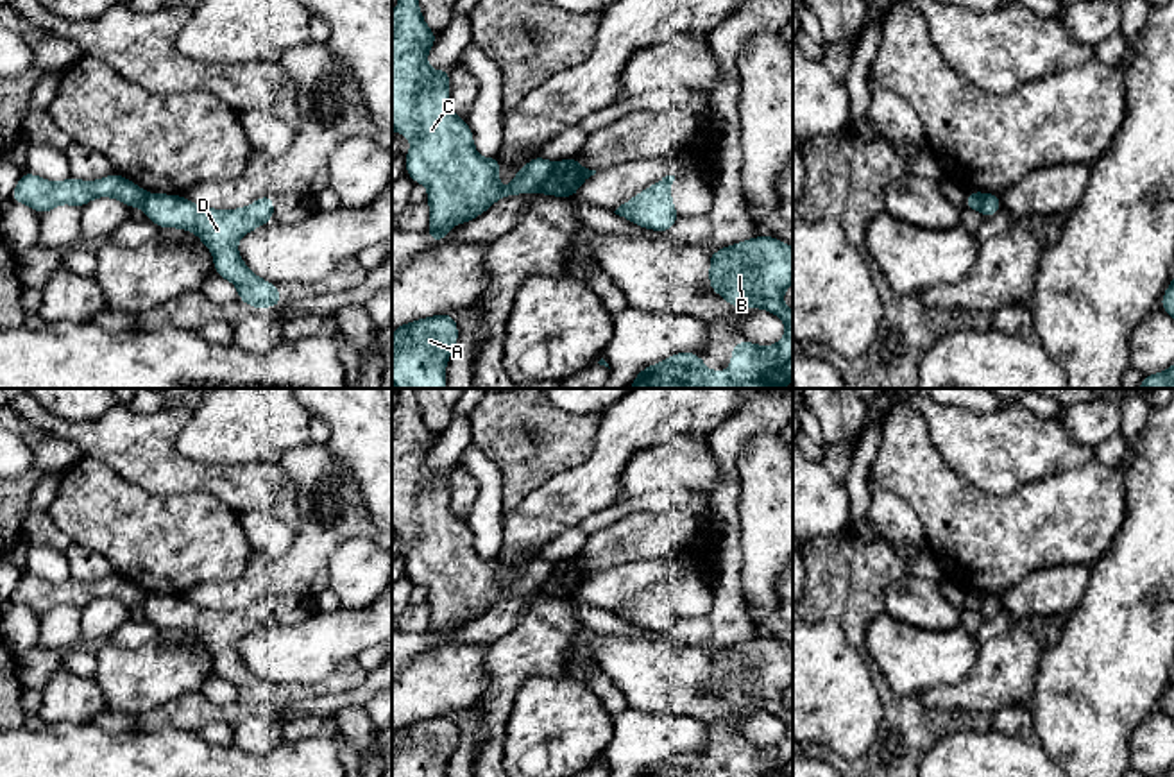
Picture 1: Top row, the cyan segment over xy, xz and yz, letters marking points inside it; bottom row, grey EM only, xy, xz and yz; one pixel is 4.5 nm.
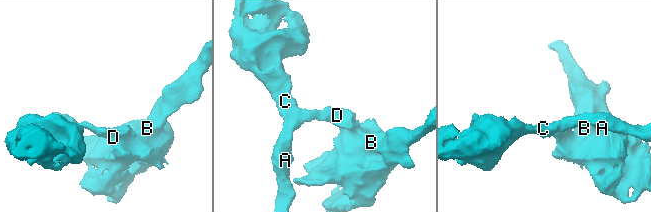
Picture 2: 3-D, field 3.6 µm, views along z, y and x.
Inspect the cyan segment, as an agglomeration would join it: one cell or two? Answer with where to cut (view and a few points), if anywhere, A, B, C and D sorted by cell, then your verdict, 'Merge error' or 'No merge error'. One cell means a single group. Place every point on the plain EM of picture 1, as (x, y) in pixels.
Split along xz (555, 564), (537, 593). Groups: A C / B D. Merge error

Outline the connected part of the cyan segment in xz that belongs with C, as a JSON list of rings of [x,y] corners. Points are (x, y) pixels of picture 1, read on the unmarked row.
[[[397,388],[397,396],[399,406],[392,414],[392,532],[413,542],[404,557],[406,576],[428,587],[426,634],[437,646],[455,625],[467,625],[499,600],[539,594],[555,564],[535,557],[506,589],[498,587],[501,562],[481,559],[467,521],[451,512],[451,471],[428,469],[428,453],[438,435],[422,419],[417,388]]]

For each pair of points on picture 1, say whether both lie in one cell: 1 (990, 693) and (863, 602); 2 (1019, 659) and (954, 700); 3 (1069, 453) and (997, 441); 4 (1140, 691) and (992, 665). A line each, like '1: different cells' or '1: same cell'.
1: different cells
2: same cell
3: same cell
4: different cells

